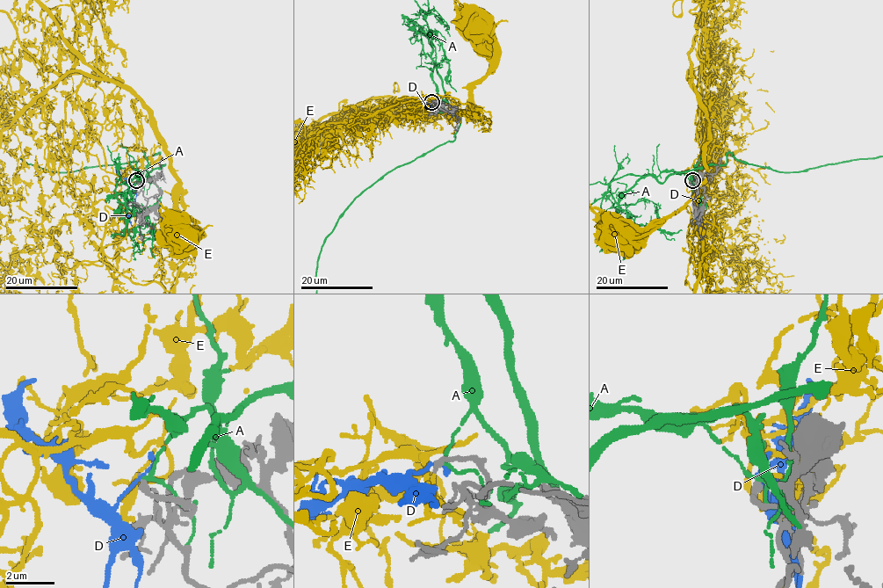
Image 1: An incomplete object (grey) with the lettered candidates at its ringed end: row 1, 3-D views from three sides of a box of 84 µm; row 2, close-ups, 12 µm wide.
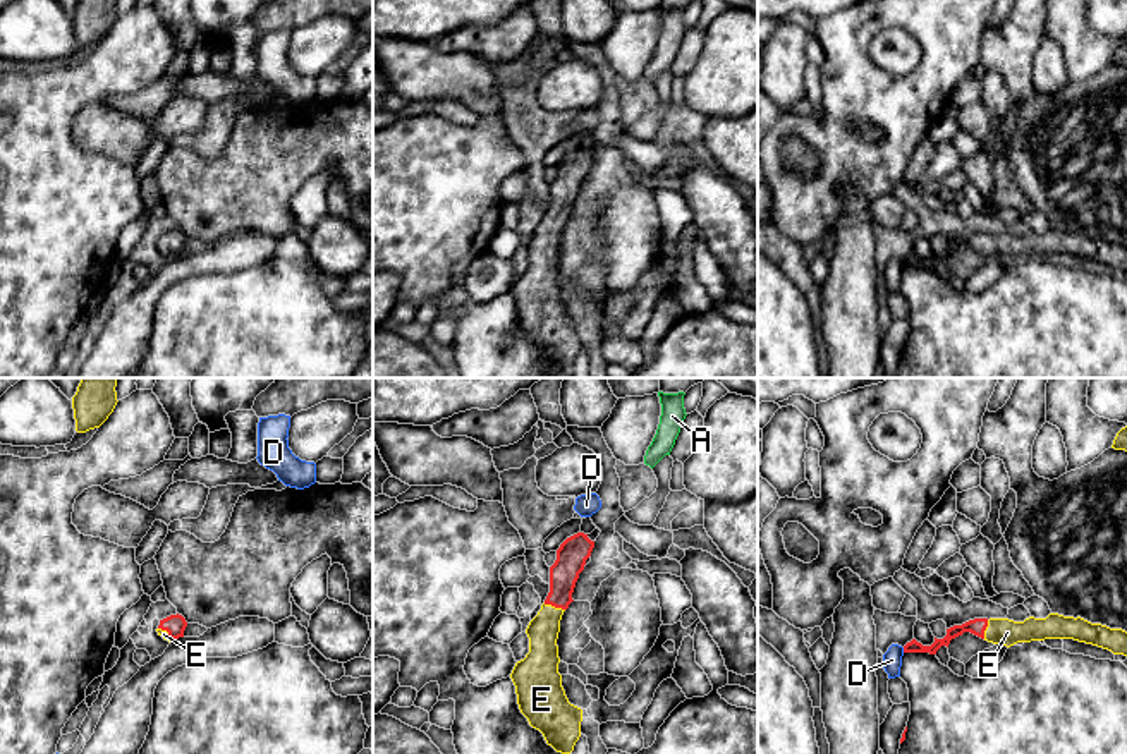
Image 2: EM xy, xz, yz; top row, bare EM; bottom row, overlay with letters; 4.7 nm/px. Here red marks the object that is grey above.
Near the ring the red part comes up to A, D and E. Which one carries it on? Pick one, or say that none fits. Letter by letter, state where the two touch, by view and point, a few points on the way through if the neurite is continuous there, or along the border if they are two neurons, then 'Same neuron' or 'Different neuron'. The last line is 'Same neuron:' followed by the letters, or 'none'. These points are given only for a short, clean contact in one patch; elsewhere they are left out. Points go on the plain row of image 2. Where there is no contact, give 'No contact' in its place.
A: No contact. Different neuron
D: Touches red at yz (904, 265). Boundary: yz (902, 263), (904, 267). Different neuron
E: Touches red at xz (554, 220). Path across: xz (571, 172), (560, 212), (554, 220), (543, 244). Same neuron
Same neuron: E

